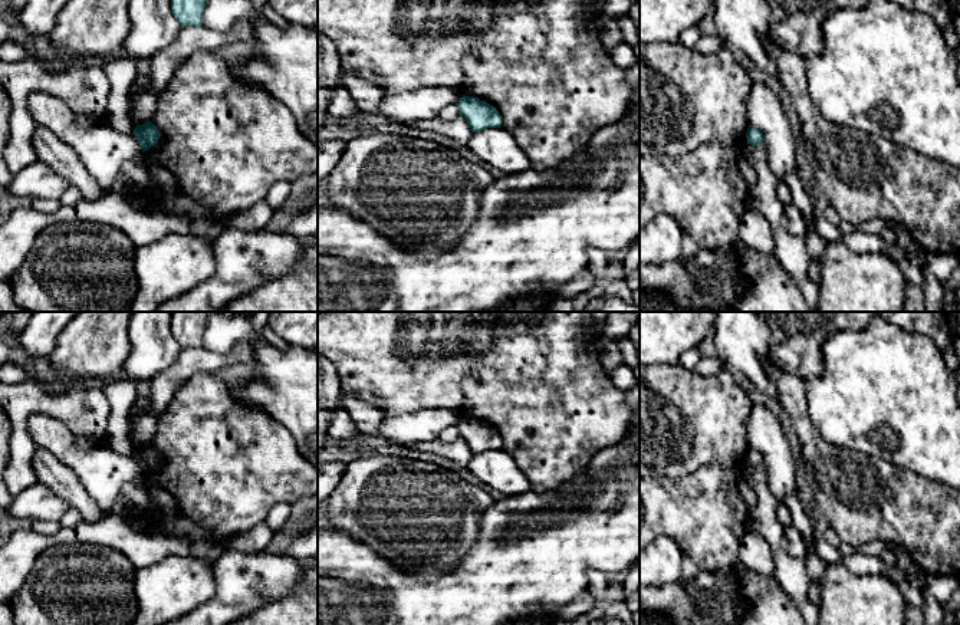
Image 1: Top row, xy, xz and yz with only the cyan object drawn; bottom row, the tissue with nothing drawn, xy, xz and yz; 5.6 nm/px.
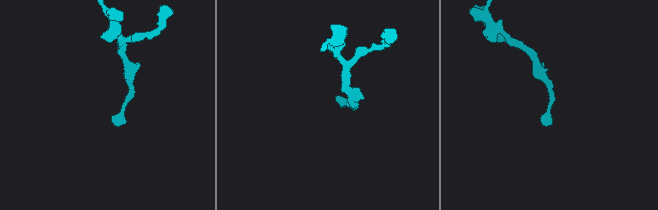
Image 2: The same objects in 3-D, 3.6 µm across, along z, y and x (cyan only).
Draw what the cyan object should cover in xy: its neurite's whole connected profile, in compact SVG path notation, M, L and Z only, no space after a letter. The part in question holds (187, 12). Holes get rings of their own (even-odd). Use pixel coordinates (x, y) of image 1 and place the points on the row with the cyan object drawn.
M171 0L171 11L183 27L201 27L206 1L207 0Z

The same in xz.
M463 95L456 105L460 115L467 121L471 132L487 128L502 128L502 116L493 105L466 95Z

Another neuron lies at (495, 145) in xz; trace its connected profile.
M487 128L473 132L467 147L483 161L504 174L523 172L532 168L526 152L503 128Z

